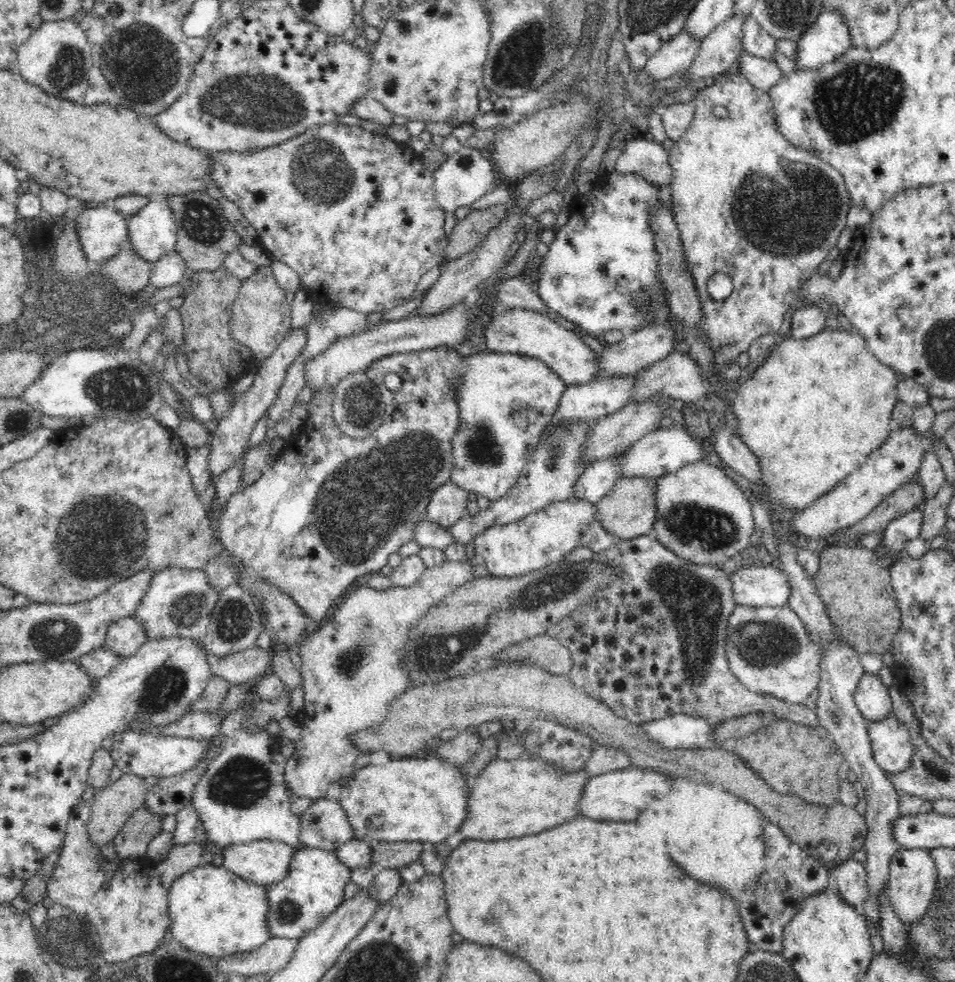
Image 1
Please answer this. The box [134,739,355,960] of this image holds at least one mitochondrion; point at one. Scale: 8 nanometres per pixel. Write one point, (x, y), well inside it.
(243, 780)

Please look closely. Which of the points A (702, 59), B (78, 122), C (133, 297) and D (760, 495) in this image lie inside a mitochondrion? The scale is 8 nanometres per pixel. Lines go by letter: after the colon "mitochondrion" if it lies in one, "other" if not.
A: other
B: other
C: other
D: other

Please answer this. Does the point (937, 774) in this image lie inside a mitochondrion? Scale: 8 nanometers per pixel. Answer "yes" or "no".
yes

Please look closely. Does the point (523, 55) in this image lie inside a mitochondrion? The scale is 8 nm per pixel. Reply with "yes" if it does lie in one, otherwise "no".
yes

